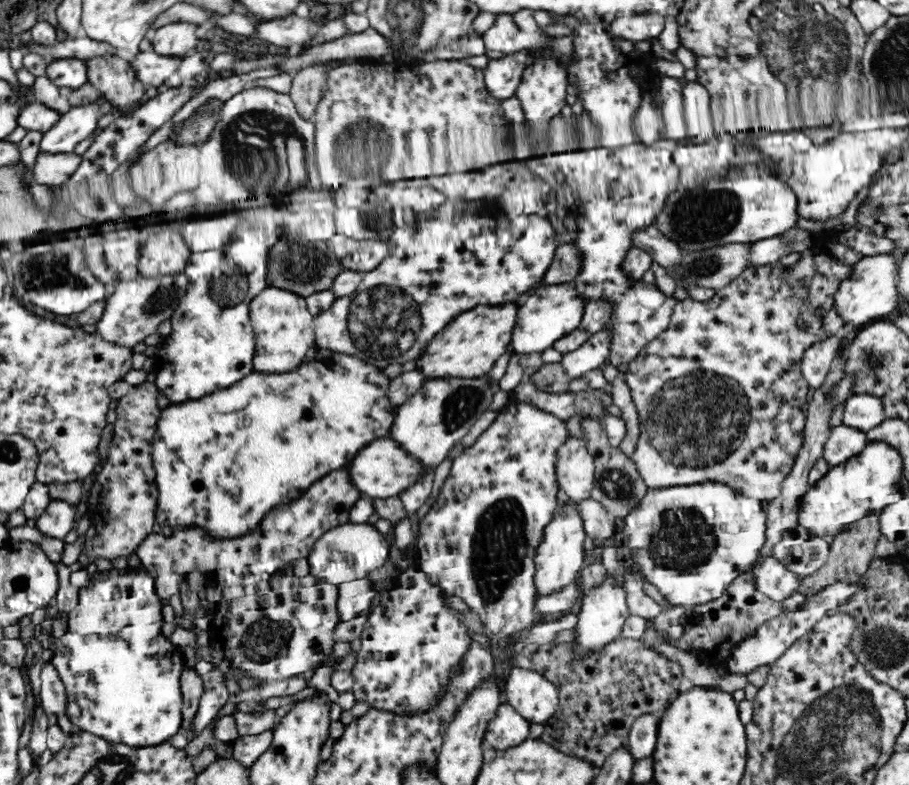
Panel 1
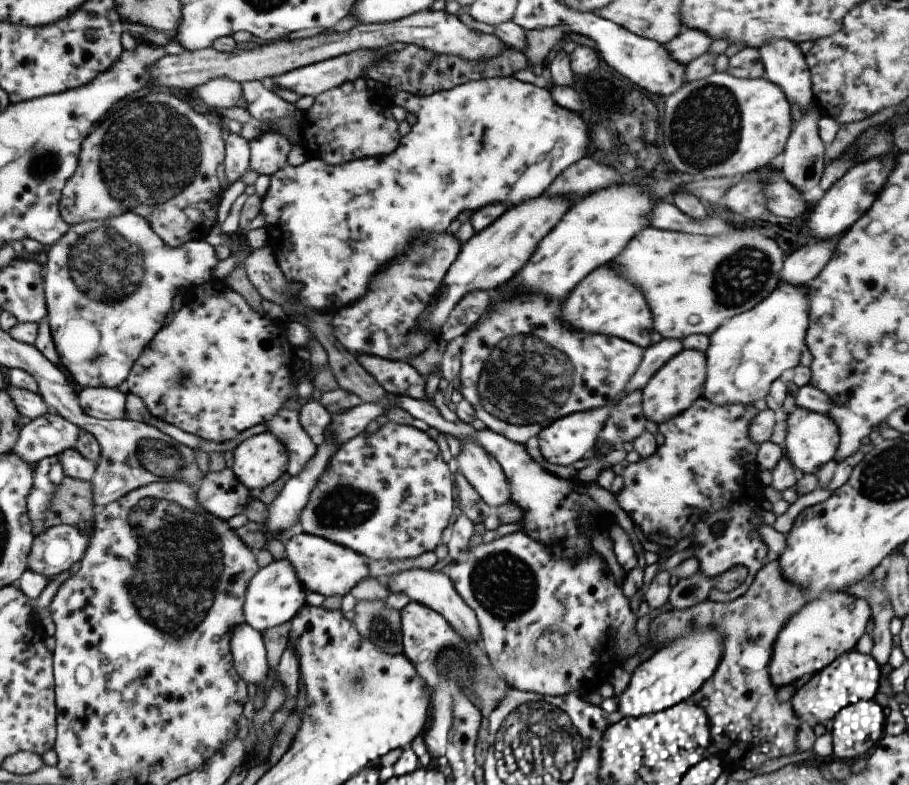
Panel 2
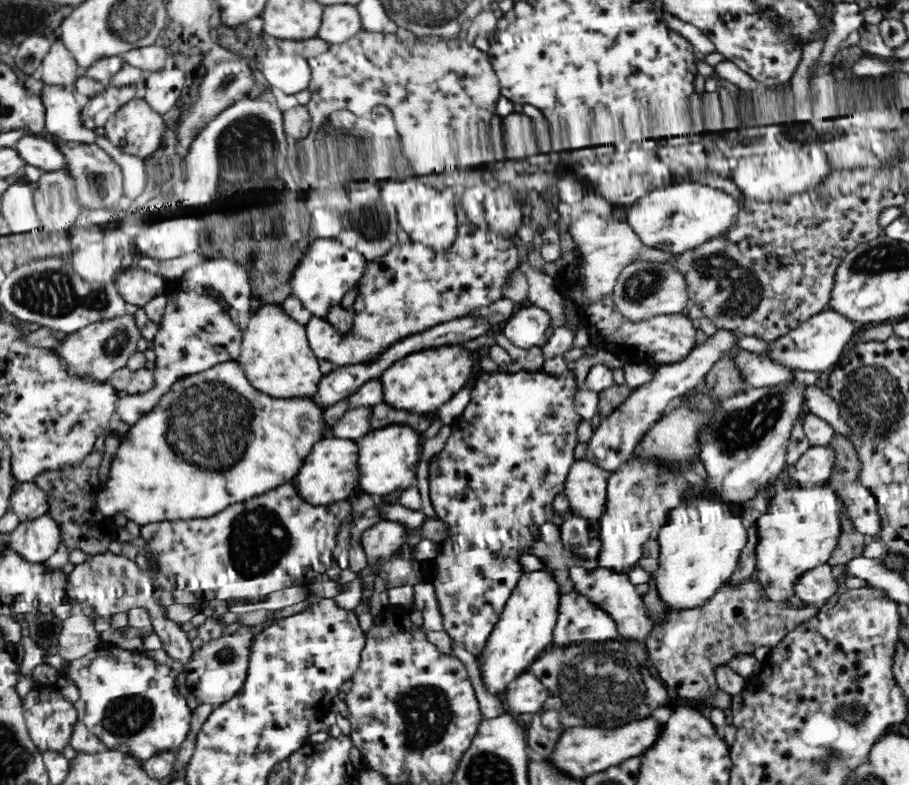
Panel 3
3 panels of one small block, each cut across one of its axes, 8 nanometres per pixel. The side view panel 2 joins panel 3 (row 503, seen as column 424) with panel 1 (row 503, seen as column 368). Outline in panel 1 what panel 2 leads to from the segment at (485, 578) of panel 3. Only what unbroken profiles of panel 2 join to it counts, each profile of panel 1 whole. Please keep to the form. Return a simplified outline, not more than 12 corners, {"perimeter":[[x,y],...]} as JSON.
{"perimeter":[[512,398],[452,460],[418,568],[488,653],[538,622],[562,420]]}

